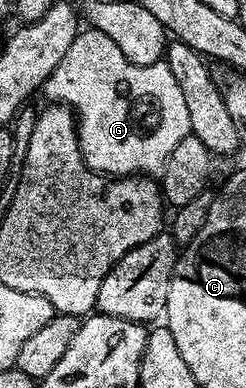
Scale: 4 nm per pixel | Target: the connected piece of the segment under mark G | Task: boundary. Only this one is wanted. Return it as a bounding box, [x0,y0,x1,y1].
[44,29,190,177]

